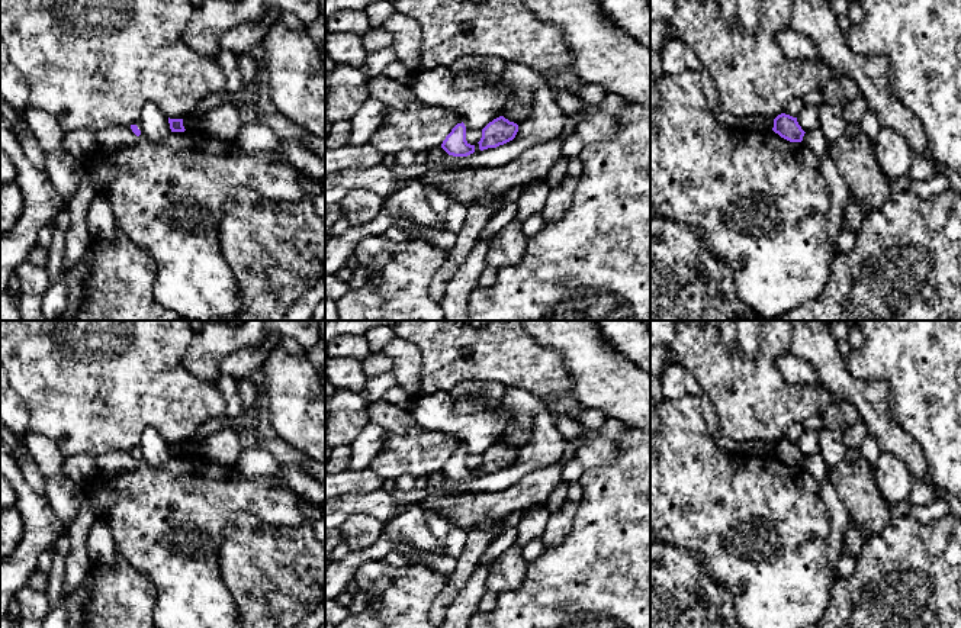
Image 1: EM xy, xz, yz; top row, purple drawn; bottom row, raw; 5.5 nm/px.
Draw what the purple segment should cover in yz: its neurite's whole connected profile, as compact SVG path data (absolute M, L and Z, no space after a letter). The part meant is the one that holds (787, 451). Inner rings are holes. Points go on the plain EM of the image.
M781 438L774 444L772 455L790 467L801 467L806 458L798 450L797 442L785 438Z

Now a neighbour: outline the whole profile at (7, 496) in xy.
M0 476L0 509L12 508L16 505L16 492L13 486Z

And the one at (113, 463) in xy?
M112 451L96 458L96 470L99 477L112 477L120 473L132 471L136 460L131 451Z

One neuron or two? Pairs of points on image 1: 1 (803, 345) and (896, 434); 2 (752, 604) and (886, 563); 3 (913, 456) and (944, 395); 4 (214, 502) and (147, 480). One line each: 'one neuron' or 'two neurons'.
1: one neuron
2: two neurons
3: two neurons
4: one neuron

